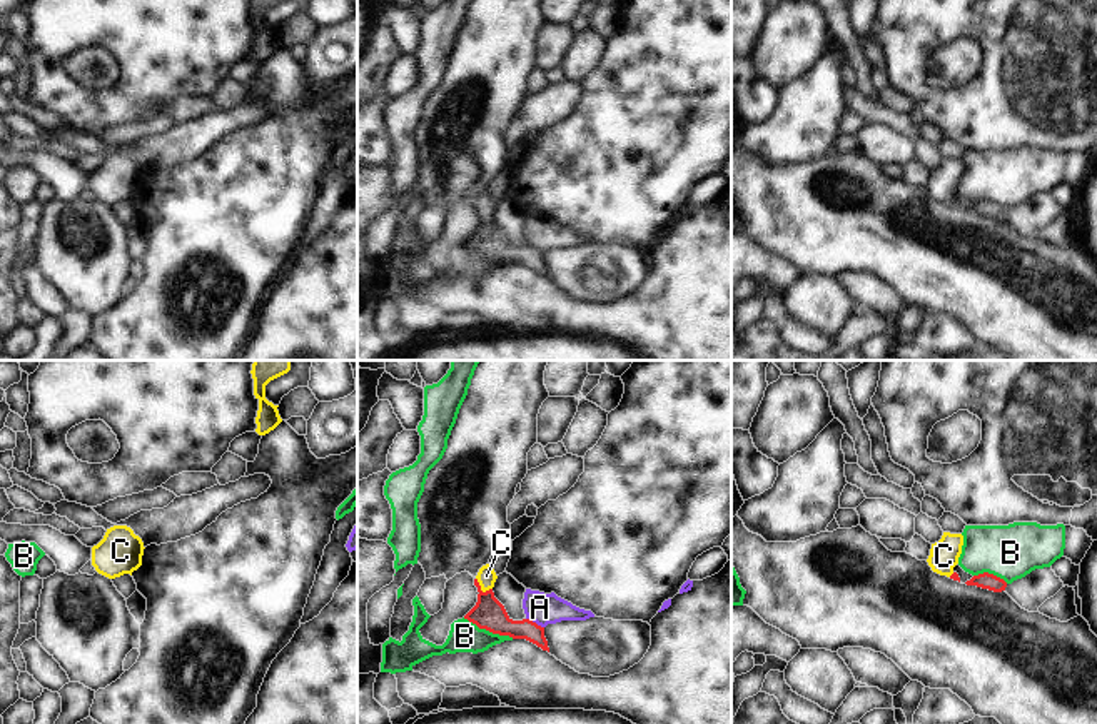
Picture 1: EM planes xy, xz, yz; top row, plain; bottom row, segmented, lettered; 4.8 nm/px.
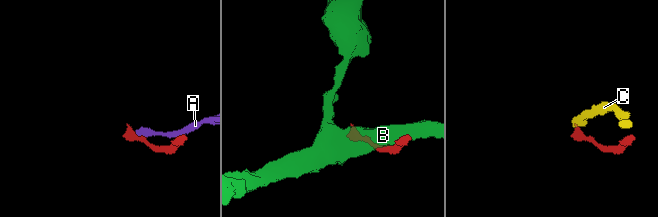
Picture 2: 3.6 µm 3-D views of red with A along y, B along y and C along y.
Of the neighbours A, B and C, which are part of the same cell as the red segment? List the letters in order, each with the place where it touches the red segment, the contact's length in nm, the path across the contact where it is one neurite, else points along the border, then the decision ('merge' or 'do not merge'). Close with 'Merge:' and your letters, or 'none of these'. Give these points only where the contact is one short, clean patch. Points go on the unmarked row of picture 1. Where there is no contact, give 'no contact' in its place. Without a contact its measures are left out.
A: contact xz (535, 249); length 100 nm; border xz (526, 244), (543, 254); do not merge
B: contact xz (488, 256); length 260 nm; do not merge
C: contact xz (480, 216); length 100 nm; way xz (490, 241), (486, 222), (480, 216), (486, 202); merge
Merge: C

